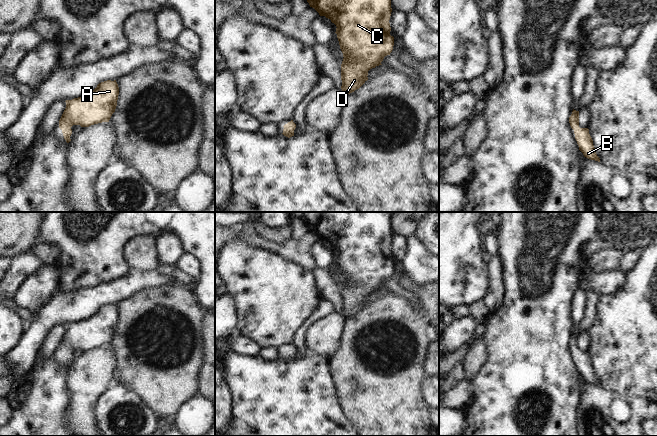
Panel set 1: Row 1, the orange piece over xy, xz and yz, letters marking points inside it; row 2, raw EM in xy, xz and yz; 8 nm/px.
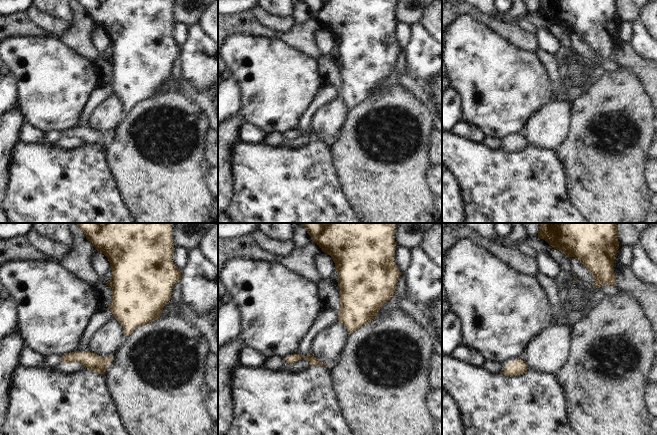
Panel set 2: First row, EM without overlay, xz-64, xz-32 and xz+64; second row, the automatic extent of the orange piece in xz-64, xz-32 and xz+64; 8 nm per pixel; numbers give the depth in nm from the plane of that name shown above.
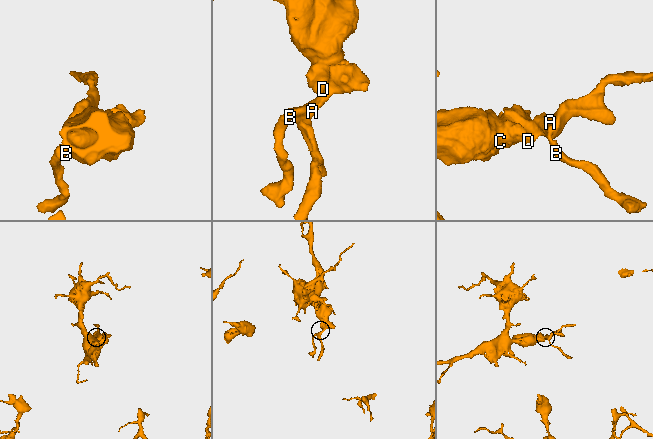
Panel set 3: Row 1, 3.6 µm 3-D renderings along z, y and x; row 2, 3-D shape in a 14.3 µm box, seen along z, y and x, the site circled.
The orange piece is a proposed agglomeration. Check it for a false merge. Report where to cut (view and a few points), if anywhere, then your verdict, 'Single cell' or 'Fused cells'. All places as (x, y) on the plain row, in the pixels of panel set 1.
No split. Single cell.

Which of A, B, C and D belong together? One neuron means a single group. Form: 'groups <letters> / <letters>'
groups A B C D

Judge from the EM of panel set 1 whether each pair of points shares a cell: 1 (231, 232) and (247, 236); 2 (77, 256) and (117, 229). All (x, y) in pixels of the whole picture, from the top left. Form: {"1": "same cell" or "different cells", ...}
{"1": "same cell", "2": "same cell"}

